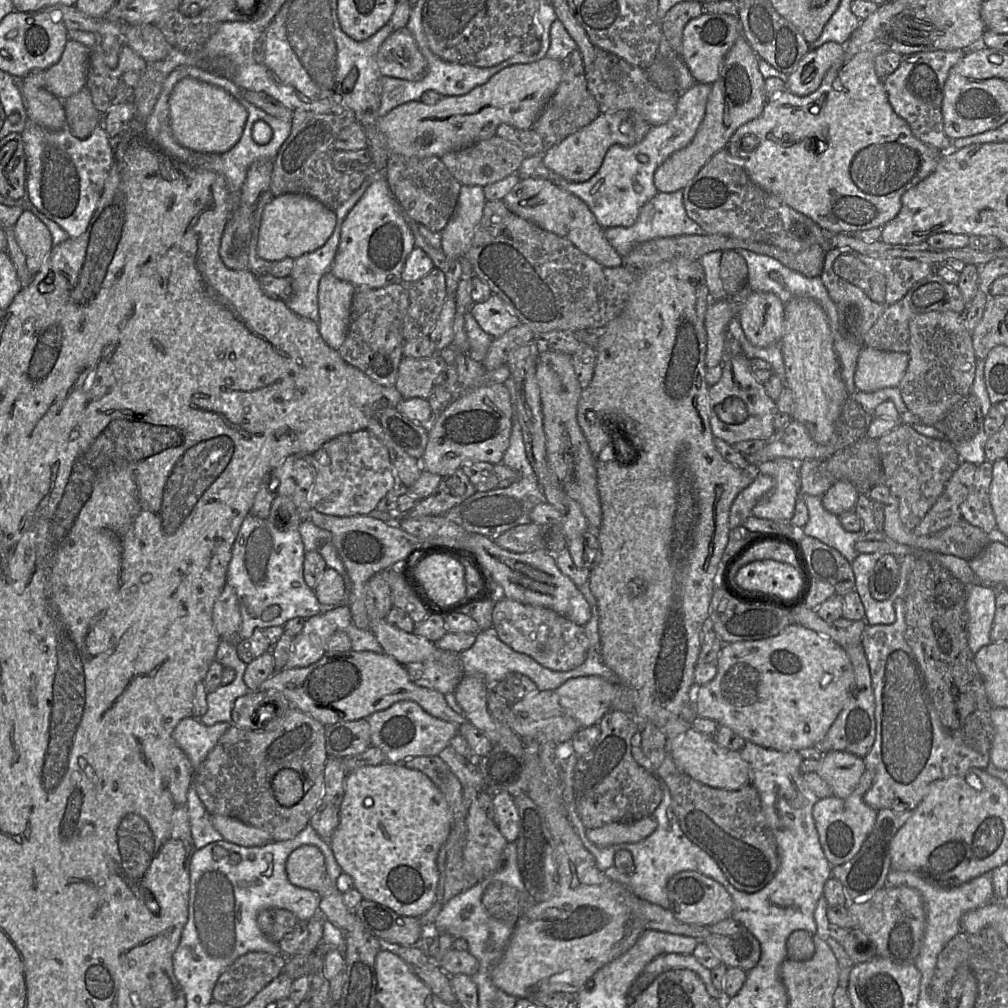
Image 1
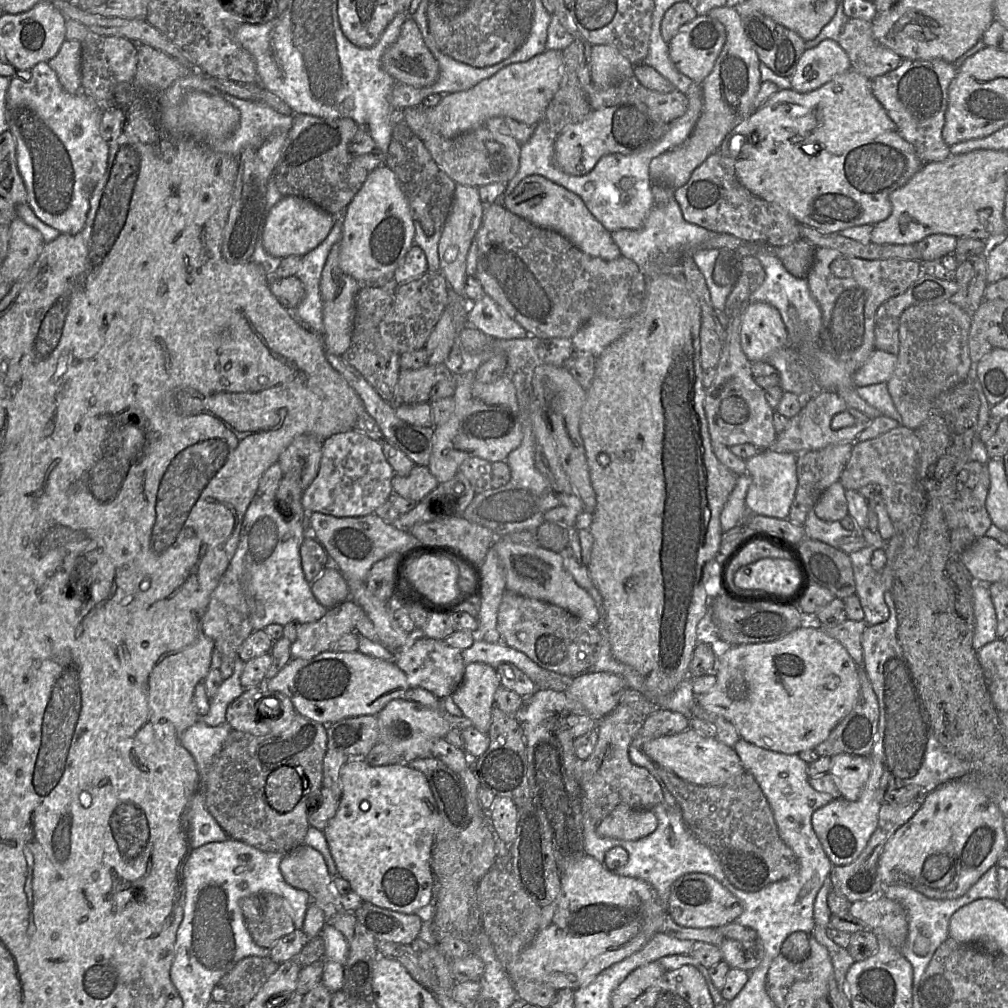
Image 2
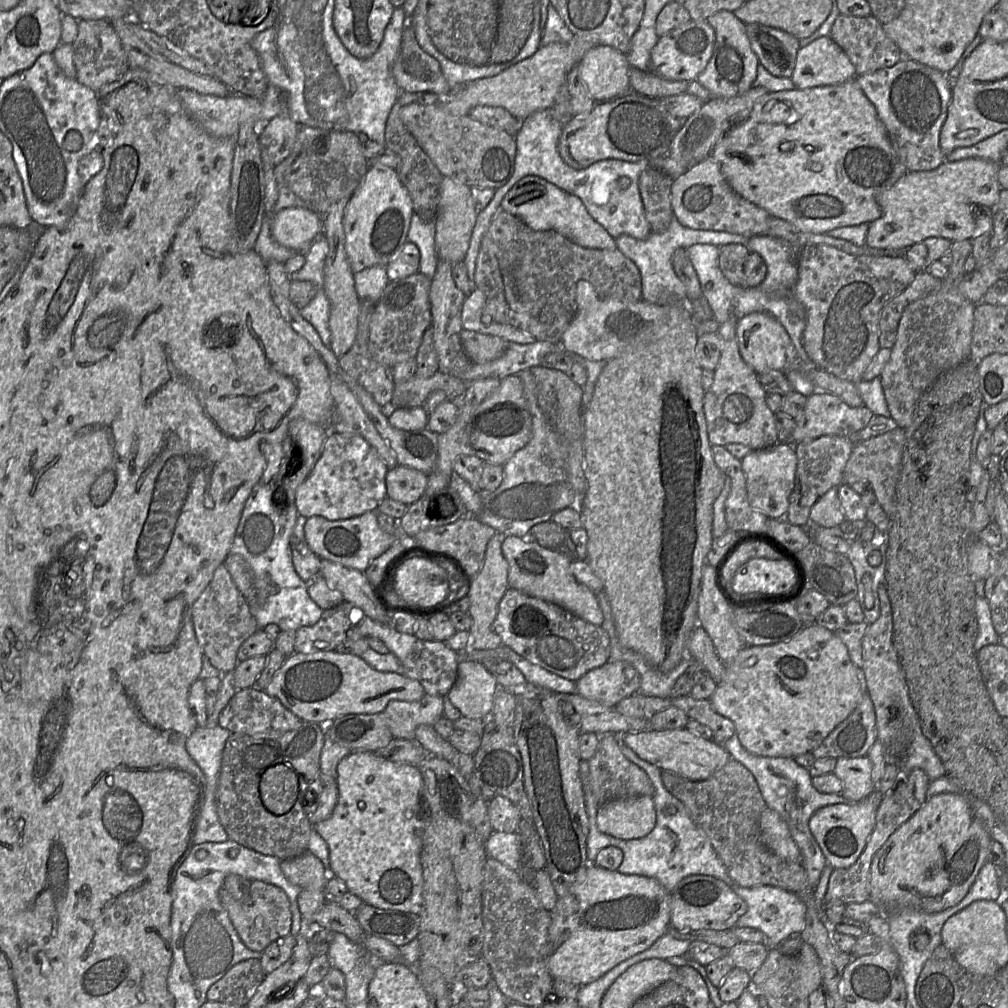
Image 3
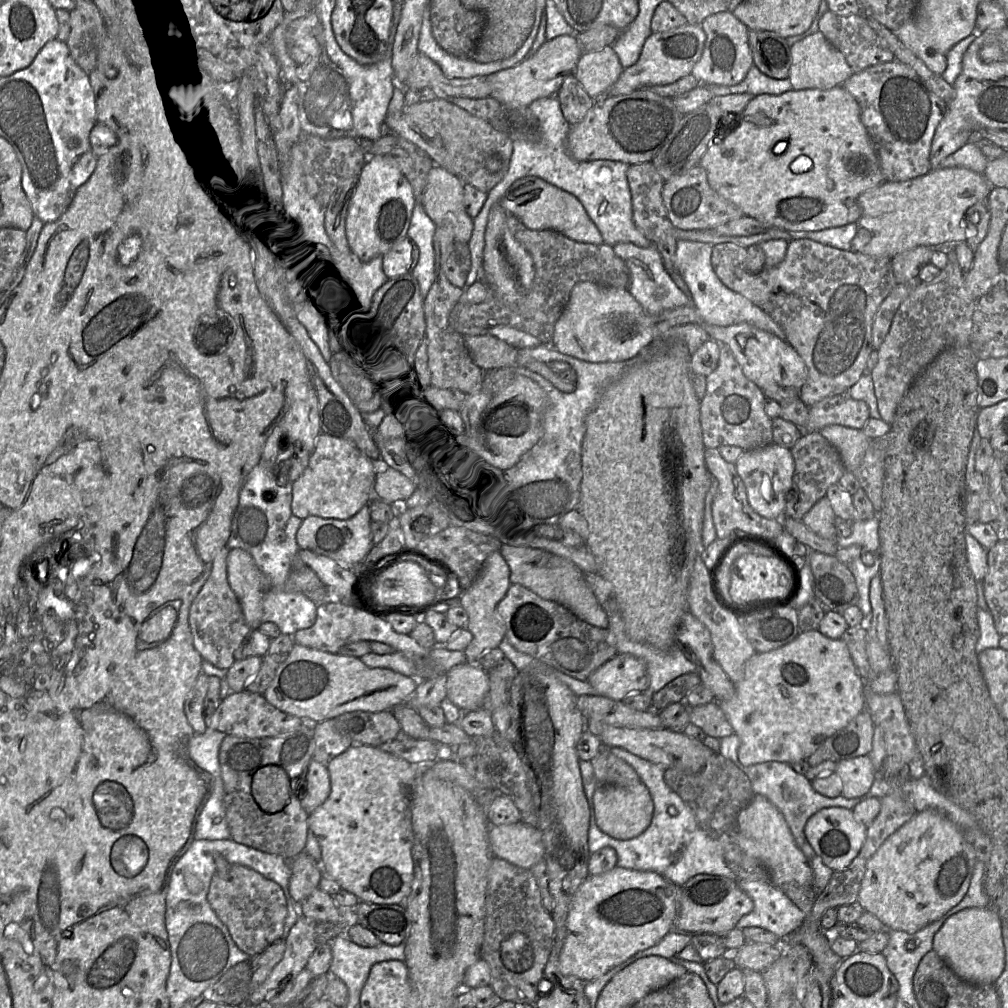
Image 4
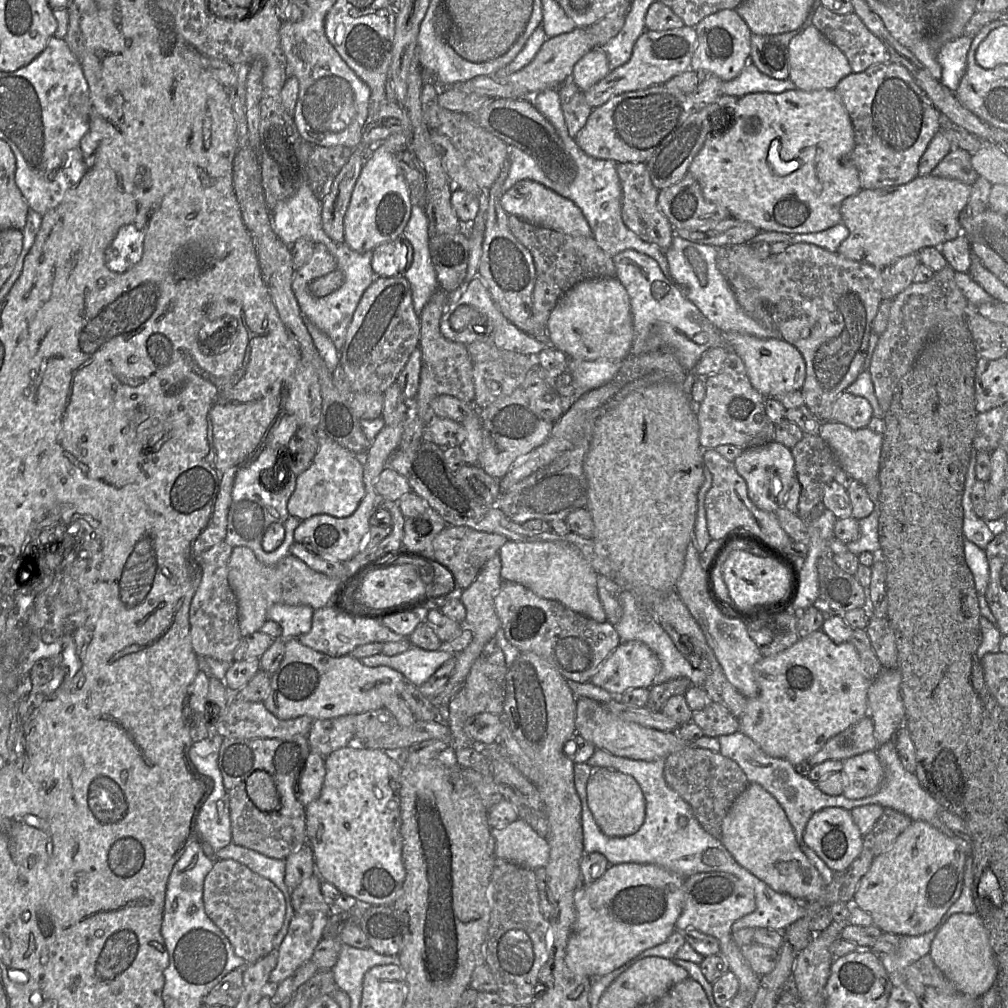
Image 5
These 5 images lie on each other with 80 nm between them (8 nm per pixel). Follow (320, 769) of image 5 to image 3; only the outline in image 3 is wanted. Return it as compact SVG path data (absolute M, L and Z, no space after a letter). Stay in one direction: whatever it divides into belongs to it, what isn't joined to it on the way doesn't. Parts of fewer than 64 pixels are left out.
M323 774L309 785L309 791L312 791L316 797L310 796L304 800L304 809L306 810L309 821L315 825L331 816L338 800L338 788L334 778Z

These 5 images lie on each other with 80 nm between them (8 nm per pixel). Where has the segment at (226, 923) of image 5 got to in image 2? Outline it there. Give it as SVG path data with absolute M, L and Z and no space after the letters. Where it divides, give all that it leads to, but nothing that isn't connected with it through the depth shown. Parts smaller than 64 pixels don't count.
M264 894L264 920L245 921L253 941L264 948L272 948L283 936L295 931L291 908L286 900L276 894Z

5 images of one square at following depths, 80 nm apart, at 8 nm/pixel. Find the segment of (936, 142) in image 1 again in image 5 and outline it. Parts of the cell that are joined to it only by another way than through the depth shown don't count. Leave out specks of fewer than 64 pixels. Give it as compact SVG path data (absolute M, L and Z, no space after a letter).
M893 62L874 64L860 73L851 73L835 87L853 125L855 145L851 162L859 172L861 188L865 190L890 188L909 183L918 177L919 161L929 143L940 130L941 112L917 85L910 72Z

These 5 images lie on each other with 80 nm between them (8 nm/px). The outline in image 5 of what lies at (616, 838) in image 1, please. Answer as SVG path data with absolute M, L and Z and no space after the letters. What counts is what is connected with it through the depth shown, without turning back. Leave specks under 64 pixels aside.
M596 768L587 782L587 801L600 830L610 837L636 833L645 819L645 799L636 780L611 768Z

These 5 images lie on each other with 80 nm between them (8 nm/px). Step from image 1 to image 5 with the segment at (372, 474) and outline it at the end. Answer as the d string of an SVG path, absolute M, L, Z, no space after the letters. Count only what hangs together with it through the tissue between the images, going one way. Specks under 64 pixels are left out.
M320 437L319 447L312 463L297 476L296 489L287 504L289 515L300 520L319 514L337 518L351 516L365 495L363 471L363 459L360 455L327 437Z

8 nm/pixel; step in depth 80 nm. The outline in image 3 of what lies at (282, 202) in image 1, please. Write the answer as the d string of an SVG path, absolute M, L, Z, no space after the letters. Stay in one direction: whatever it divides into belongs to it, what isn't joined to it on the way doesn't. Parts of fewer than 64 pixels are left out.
M306 206L285 208L272 218L272 235L277 243L305 253L323 234L323 217Z

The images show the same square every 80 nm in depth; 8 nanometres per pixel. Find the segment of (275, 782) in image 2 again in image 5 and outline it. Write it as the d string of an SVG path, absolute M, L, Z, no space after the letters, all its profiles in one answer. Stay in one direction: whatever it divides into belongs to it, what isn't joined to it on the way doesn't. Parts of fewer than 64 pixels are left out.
M265 771L252 772L246 780L246 792L261 811L270 812L279 808L280 797L271 775Z

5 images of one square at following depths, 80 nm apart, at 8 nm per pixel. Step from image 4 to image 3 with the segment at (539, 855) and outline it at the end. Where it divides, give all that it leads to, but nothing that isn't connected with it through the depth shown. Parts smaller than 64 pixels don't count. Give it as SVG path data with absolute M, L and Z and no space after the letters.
M493 831L485 842L487 856L517 870L520 860L520 838L516 832Z

